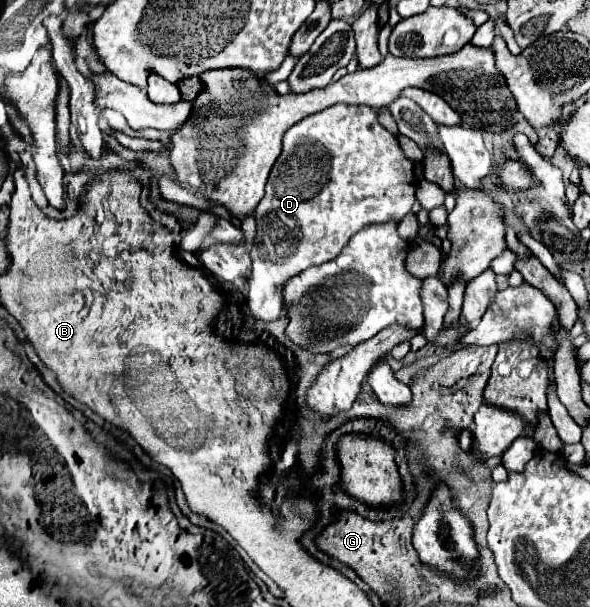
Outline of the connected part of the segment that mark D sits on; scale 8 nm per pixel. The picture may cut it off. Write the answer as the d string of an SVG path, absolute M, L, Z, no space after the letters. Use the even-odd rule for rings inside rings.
M334 105L334 107L328 107L320 113L314 113L314 115L308 115L306 119L298 121L296 125L292 125L286 135L284 135L284 149L280 153L280 157L276 159L272 171L270 171L270 177L268 177L268 183L266 183L266 195L262 197L262 201L258 203L258 207L254 209L254 217L256 217L256 223L258 223L258 231L256 231L256 237L254 237L254 247L252 247L252 277L248 279L248 309L252 313L254 319L260 319L260 321L274 321L278 319L280 311L282 311L282 305L284 305L284 299L282 299L282 289L284 285L288 283L288 279L292 279L294 275L298 275L300 271L312 267L312 265L322 265L326 261L332 261L340 249L348 243L348 237L352 237L352 233L356 233L358 229L362 229L364 225L368 223L376 223L376 221L402 221L402 217L412 209L412 203L414 203L414 191L416 191L416 179L414 179L414 163L410 159L404 157L396 137L386 131L378 119L376 119L376 111L372 107L348 107L348 105Z

